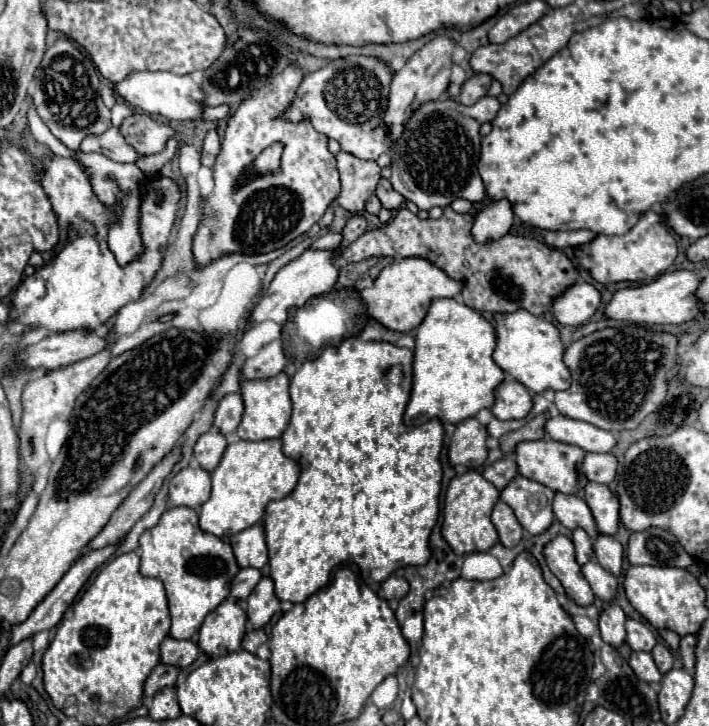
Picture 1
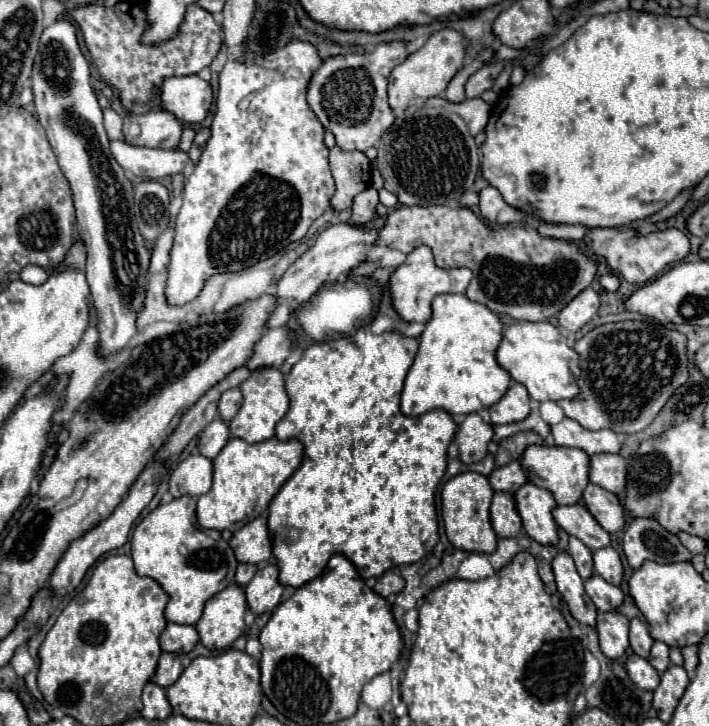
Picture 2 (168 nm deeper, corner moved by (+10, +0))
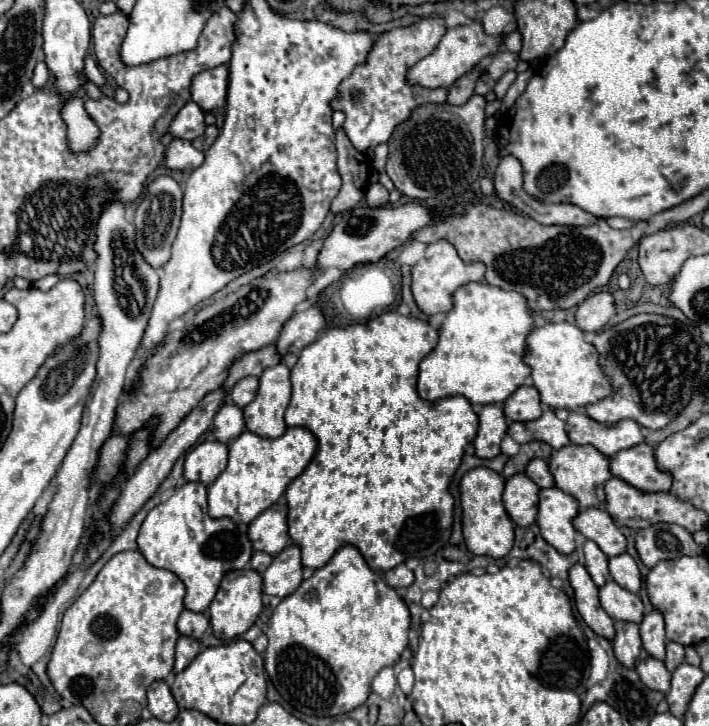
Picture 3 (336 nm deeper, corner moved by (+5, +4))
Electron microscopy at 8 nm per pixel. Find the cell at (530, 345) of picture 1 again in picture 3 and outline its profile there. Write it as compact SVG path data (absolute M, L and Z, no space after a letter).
M548 322L538 326L528 336L528 356L526 364L532 368L534 386L540 392L540 398L550 408L576 410L588 404L594 404L610 396L610 378L600 366L598 350L584 340L584 332L570 322Z

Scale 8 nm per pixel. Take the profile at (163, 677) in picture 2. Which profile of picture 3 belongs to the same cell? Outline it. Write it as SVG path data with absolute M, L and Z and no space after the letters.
M180 636L178 644L176 644L176 664L174 664L174 672L182 672L200 652L200 642L190 638L190 636Z

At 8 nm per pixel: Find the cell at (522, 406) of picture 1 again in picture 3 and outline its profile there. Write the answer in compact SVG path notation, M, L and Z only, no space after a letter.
M520 386L506 402L504 414L516 422L530 422L542 416L540 410L540 394L534 386Z

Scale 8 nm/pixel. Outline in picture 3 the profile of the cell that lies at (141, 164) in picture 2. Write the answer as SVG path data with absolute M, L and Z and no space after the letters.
M176 138L166 148L166 162L164 162L164 166L168 166L168 168L192 172L198 166L202 166L202 162L204 162L204 152L196 150L192 146L192 142L188 142L188 140Z

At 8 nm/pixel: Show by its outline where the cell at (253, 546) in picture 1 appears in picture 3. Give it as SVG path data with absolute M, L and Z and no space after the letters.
M278 500L274 506L264 510L248 528L248 536L254 544L254 550L268 552L276 556L284 550L288 536L288 506L286 500Z

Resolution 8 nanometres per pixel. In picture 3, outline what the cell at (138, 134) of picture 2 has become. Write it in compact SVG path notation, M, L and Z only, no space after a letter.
M188 102L178 116L174 118L174 122L170 124L170 134L174 138L184 138L184 140L194 140L198 136L202 136L206 130L204 124L204 112L196 102Z

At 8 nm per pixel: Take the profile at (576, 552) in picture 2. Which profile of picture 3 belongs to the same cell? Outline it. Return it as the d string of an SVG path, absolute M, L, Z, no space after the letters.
M586 540L584 542L584 556L586 556L584 566L586 566L588 574L592 576L594 584L596 586L606 584L606 580L610 580L610 570L608 570L606 554L592 540Z

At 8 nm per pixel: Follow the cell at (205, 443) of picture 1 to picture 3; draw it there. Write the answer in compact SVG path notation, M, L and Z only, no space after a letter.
M228 402L224 404L216 418L214 418L214 434L218 442L230 442L236 436L240 436L244 432L244 414L242 408L238 408L236 404Z

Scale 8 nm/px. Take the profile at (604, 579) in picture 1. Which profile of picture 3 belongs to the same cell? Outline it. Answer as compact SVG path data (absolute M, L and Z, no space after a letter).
M608 580L606 586L600 588L600 604L614 620L636 624L642 622L644 616L642 600L636 594L630 594L622 586L618 586L614 580Z

